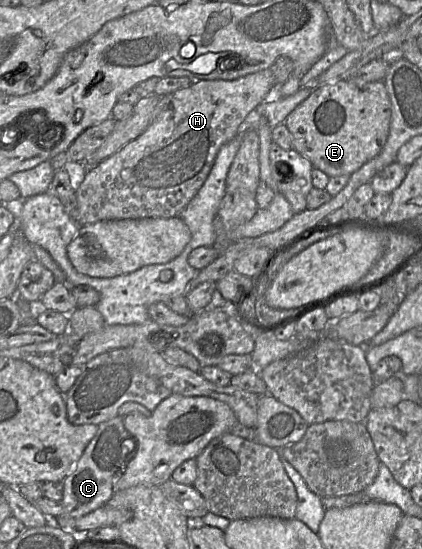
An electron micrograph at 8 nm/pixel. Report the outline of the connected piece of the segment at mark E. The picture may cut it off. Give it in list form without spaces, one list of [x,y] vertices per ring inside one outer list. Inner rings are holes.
[[[340,80],[315,88],[284,123],[291,134],[293,149],[305,156],[314,168],[329,177],[338,177],[350,176],[381,153],[389,135],[391,118],[392,105],[383,81],[357,85],[350,80]]]

